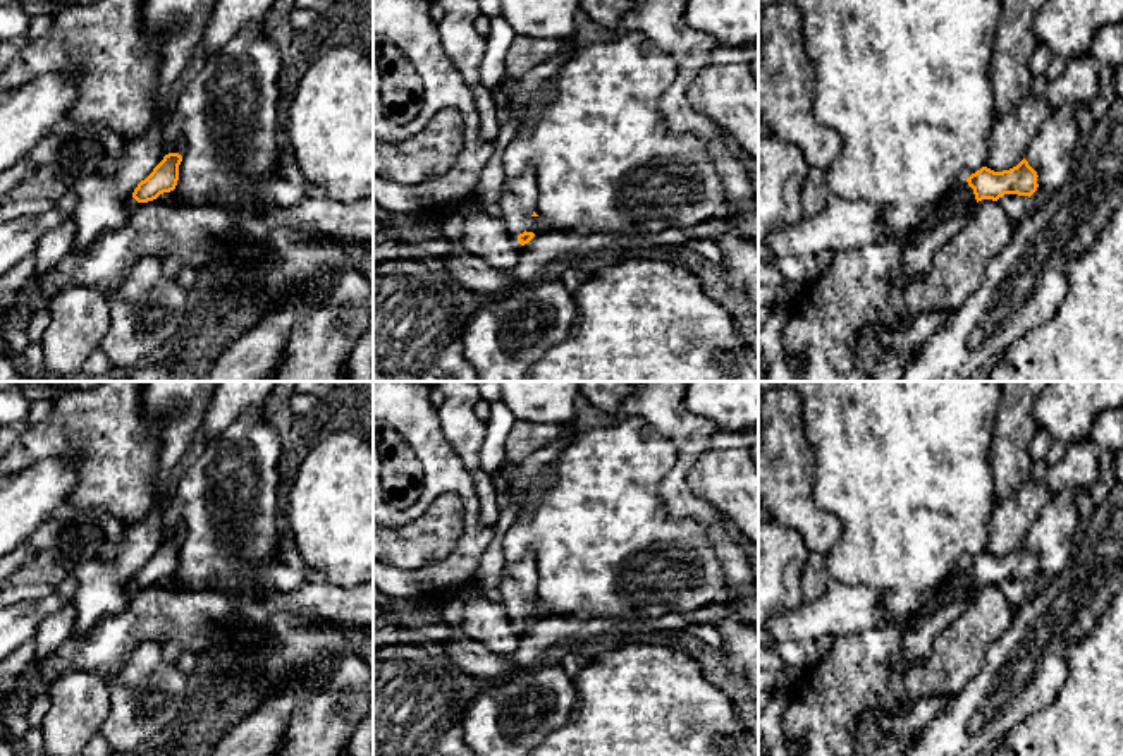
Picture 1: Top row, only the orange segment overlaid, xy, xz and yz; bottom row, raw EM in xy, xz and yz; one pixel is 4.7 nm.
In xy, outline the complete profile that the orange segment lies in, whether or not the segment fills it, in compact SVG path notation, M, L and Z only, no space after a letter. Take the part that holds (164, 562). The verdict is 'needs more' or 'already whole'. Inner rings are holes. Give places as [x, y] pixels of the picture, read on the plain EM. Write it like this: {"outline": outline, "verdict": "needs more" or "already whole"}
{"outline": "M179 538L165 540L153 557L138 569L132 581L126 586L126 593L134 596L139 588L153 586L160 579L174 576L179 565L181 546L182 541Z", "verdict": "needs more"}

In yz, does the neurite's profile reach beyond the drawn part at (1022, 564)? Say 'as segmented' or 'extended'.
as segmented

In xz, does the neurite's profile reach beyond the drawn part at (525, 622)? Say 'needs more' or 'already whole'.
needs more

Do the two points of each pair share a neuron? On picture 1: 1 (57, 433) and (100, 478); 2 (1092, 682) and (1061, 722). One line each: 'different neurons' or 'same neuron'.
1: same neuron
2: same neuron

